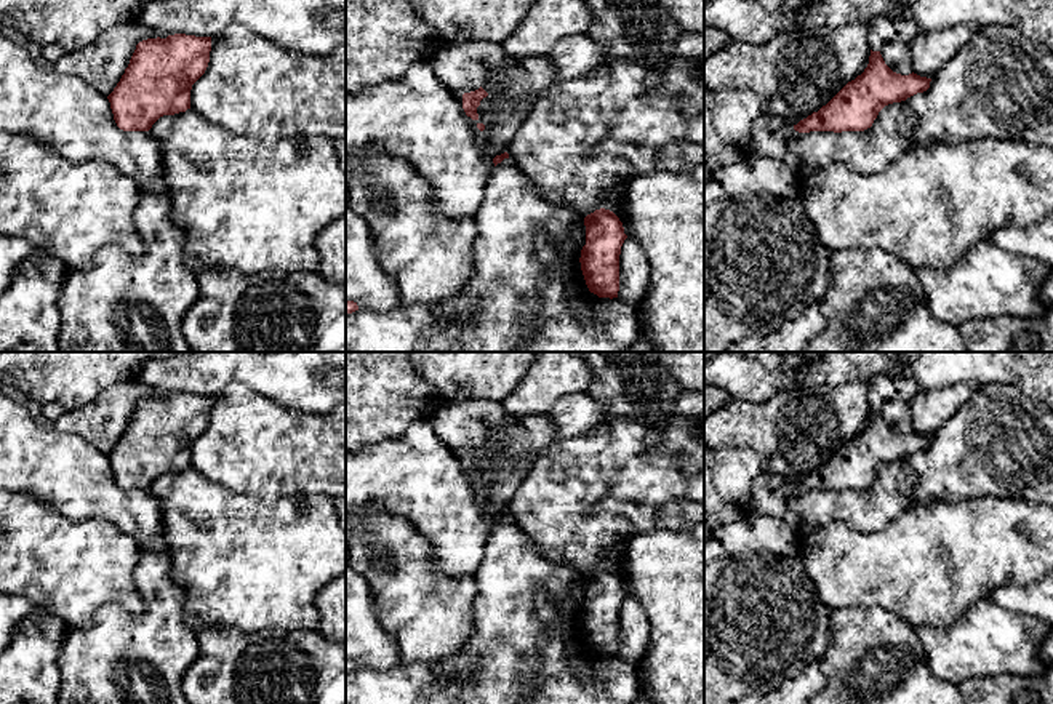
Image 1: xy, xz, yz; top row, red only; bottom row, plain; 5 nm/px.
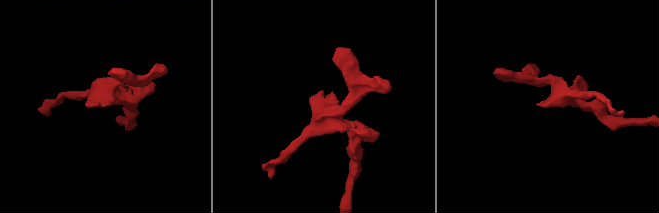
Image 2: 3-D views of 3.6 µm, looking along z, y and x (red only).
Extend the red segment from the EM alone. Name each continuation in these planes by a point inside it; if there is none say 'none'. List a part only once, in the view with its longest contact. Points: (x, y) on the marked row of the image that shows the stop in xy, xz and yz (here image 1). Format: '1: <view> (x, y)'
1: xz (463, 66)

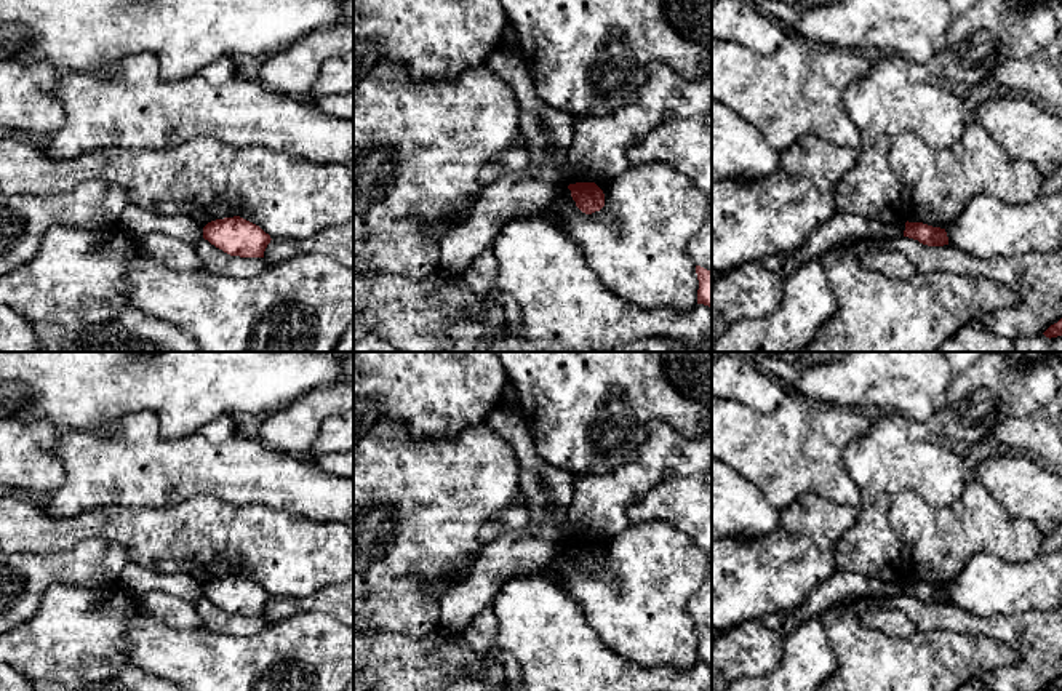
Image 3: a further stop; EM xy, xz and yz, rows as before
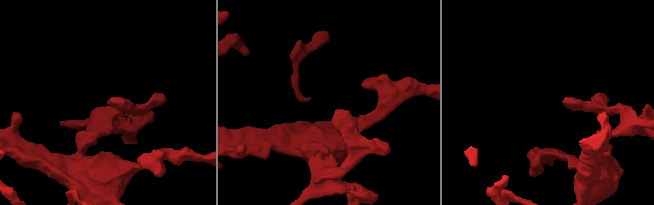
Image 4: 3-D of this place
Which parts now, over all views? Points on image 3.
none

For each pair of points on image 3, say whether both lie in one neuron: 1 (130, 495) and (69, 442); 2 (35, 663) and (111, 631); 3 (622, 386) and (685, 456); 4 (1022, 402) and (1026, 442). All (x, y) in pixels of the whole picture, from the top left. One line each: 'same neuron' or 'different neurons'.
1: same neuron
2: same neuron
3: different neurons
4: different neurons

